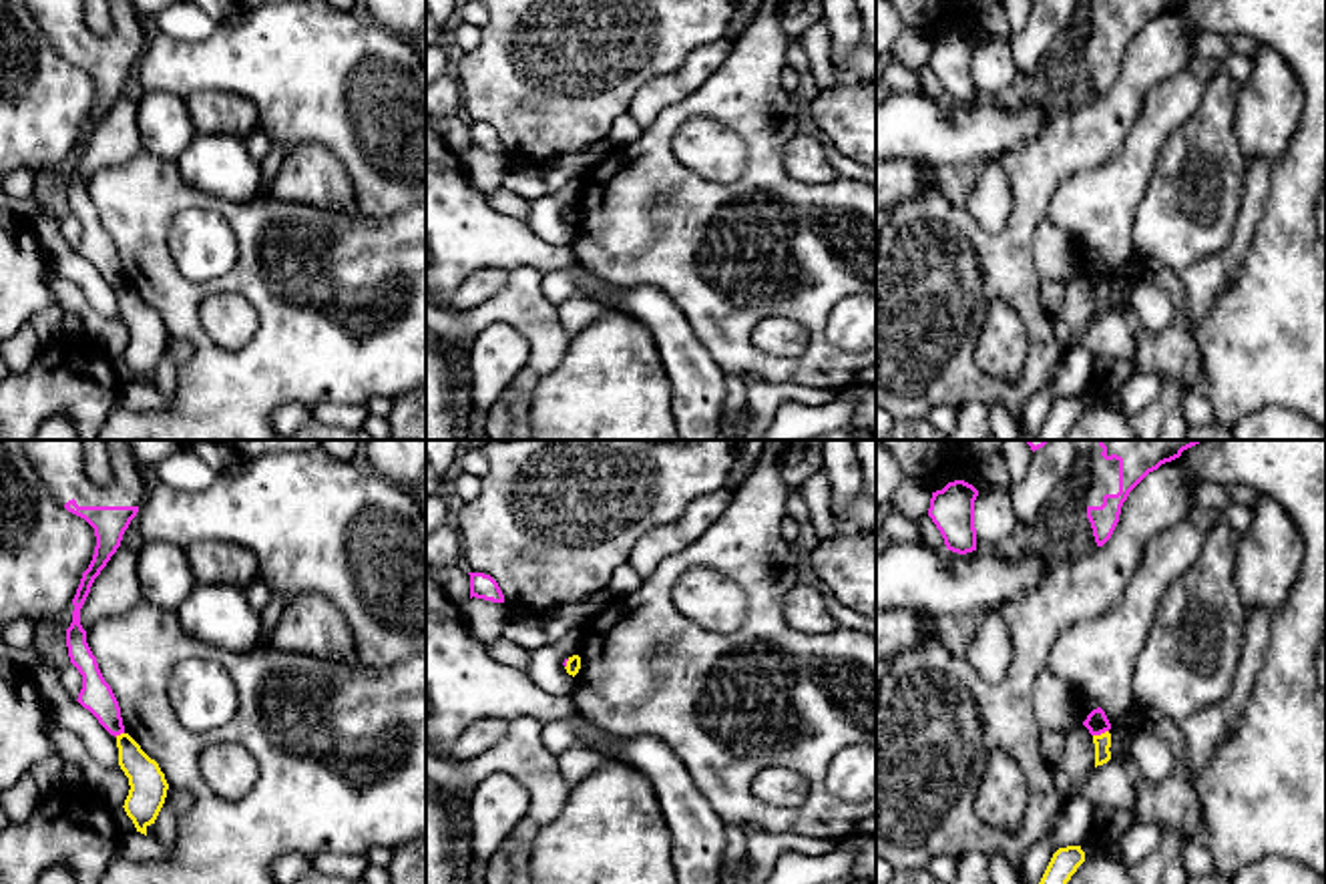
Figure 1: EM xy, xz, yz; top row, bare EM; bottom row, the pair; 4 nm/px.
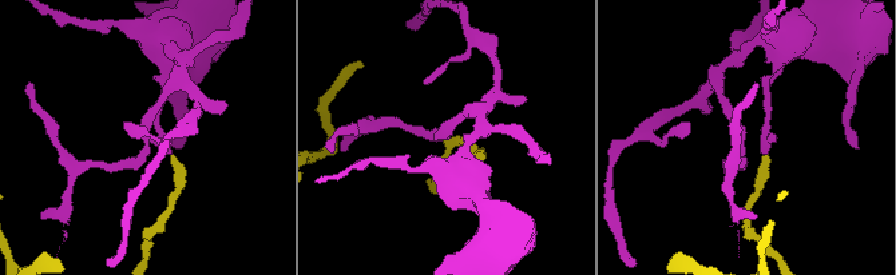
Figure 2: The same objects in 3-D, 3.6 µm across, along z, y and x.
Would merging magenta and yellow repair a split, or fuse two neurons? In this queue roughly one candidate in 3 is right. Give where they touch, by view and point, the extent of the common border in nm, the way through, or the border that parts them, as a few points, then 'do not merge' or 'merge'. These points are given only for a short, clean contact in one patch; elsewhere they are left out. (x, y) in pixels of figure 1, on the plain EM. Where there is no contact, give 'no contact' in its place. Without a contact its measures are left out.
yz (1099, 284) | 70 nm | along yz (1108, 280), (1093, 286) | do not merge

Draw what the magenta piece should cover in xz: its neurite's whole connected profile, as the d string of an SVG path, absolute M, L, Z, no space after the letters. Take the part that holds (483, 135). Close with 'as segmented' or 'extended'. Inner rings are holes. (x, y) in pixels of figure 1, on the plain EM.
M468 123L470 125L470 149L484 149L492 153L504 153L504 145L498 137L498 133L484 123Z; as segmented

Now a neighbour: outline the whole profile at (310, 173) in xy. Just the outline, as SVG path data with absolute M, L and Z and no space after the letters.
M305 143L287 151L267 193L279 201L344 213L356 209L350 175L340 159L319 143Z

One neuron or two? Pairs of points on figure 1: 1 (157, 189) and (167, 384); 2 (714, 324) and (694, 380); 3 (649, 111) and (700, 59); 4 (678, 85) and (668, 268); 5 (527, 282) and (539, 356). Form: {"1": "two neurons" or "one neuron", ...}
{"1": "two neurons", "2": "two neurons", "3": "one neuron", "4": "two neurons", "5": "one neuron"}

